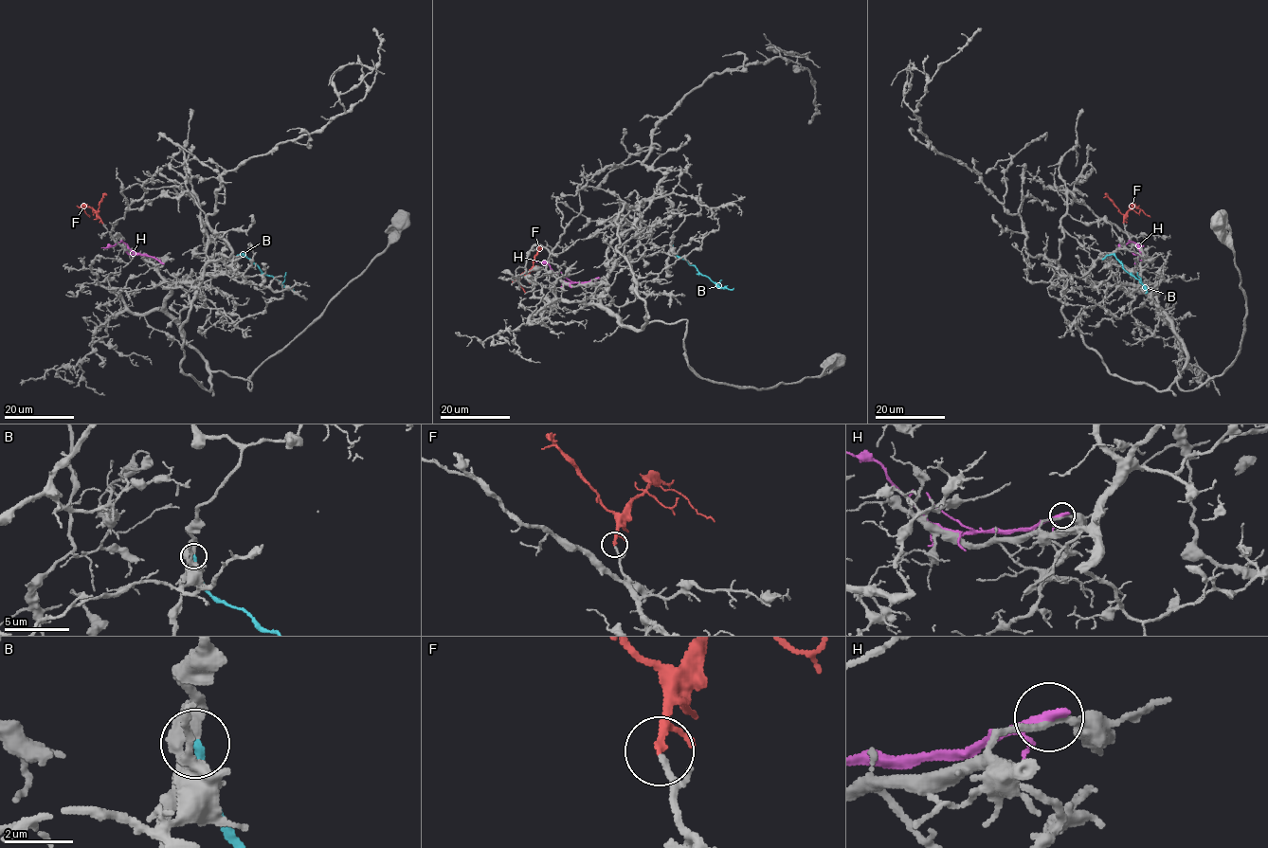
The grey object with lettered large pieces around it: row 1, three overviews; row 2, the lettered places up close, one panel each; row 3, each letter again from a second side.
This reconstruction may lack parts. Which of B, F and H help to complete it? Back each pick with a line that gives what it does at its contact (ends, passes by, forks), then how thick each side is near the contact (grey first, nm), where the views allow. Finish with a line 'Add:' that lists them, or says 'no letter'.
F: It passes by. Thickness 130 nm (grey) against 140 nm
Add: F

